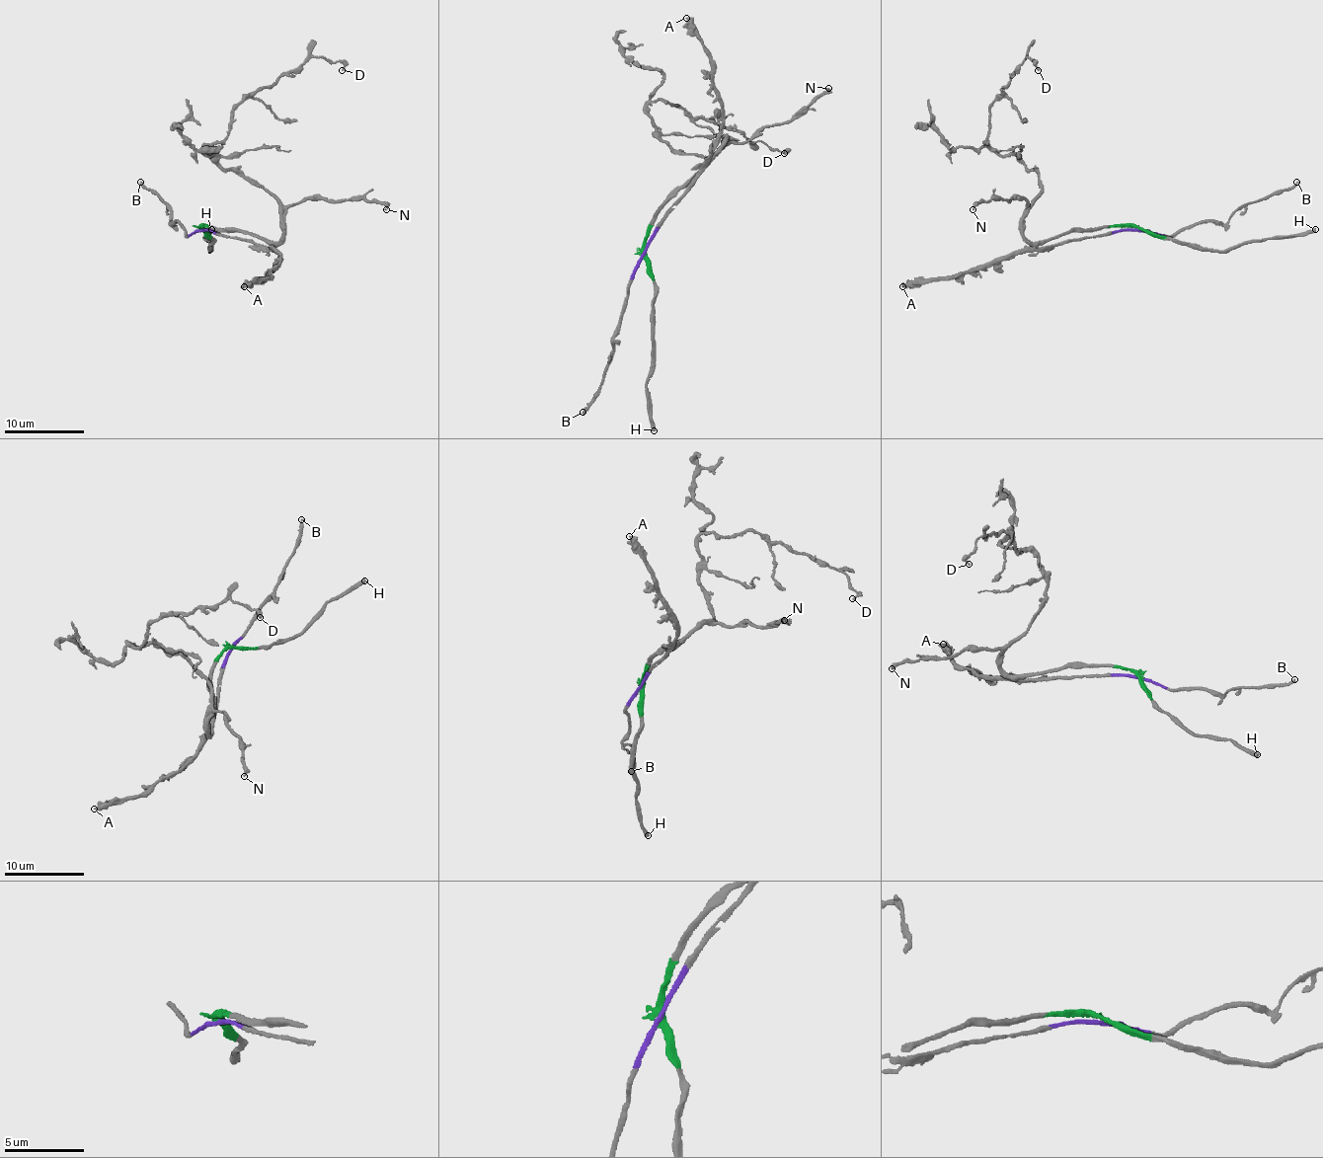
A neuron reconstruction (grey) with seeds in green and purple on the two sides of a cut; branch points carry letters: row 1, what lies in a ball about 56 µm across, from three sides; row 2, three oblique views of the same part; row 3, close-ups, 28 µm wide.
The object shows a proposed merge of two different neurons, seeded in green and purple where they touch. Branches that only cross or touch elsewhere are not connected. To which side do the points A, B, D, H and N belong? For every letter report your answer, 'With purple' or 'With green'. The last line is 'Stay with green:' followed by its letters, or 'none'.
A: With purple
B: With purple
D: With green
H: With green
N: With green
Stay with green: D, H, N

